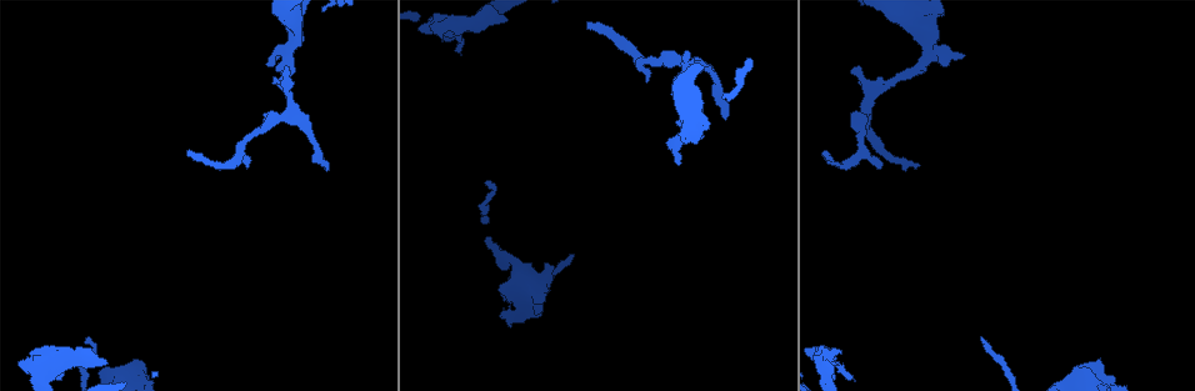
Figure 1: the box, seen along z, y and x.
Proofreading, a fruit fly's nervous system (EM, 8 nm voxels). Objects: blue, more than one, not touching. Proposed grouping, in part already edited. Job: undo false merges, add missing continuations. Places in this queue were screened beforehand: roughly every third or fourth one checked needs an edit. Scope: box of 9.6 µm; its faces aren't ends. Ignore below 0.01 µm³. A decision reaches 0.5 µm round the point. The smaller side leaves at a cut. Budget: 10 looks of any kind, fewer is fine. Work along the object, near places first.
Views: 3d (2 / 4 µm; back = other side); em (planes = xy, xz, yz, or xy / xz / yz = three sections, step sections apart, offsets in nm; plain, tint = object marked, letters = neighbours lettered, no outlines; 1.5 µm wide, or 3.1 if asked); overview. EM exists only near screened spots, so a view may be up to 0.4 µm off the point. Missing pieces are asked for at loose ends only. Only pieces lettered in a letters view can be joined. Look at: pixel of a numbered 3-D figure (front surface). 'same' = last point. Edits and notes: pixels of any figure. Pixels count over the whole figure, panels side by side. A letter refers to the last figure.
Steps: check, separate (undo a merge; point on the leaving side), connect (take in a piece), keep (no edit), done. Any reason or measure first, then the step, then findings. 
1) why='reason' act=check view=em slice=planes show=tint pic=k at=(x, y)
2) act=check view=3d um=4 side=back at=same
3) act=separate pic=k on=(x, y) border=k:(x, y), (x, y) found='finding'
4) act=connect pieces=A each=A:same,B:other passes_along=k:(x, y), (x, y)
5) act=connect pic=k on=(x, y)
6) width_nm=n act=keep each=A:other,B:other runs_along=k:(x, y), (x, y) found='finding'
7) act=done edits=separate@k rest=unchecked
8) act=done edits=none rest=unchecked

why='an open end' act=check view=3d um=4 side=back pic=1 at=(106, 362)

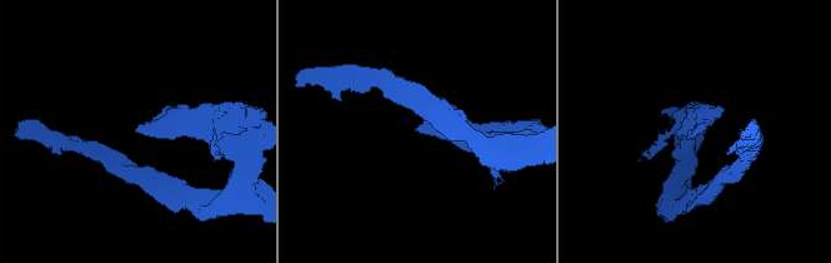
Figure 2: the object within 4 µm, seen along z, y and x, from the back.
why='now the EM' act=check view=em slice=xz step=8 show=letters pic=2 at=(697, 129)

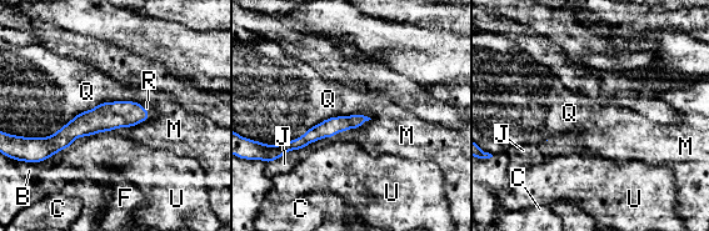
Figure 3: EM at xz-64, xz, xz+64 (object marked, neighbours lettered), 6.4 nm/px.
width_nm=110 act=connect pieces=R each=B:other,C:other,F:other,J:other,M:other,Q:other,R:same,U:other passes_along=3:(113, 115), (148, 111), (153, 111) found='it goes on there'

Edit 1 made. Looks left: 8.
act=check view=overview

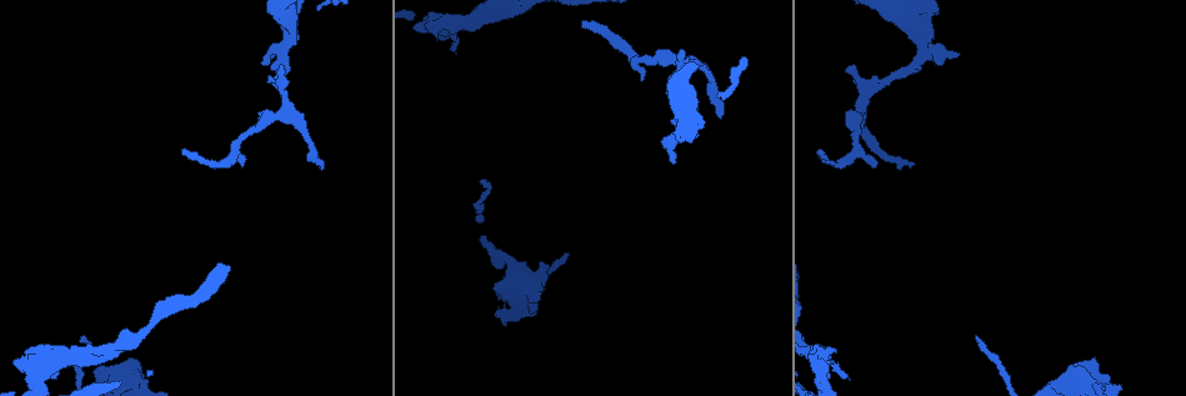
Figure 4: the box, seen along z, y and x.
why='free end' act=check view=em slice=planes show=letters pic=4 at=(581, 21)

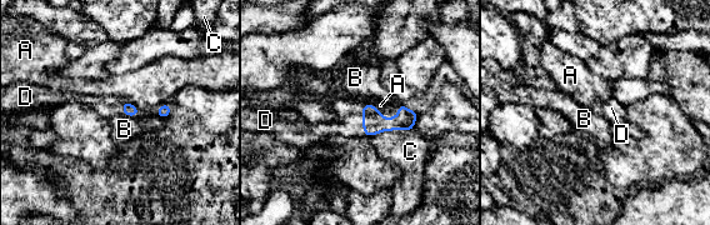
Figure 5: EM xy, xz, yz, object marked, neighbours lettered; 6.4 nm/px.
act=connect pieces=D each=A:other,B:other,C:other,D:same passes_along=5:(373, 123), (363, 124), (350, 125) found='it goes on there'

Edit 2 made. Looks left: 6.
act=check view=em slice=planes show=plain pic=4 at=(320, 164)

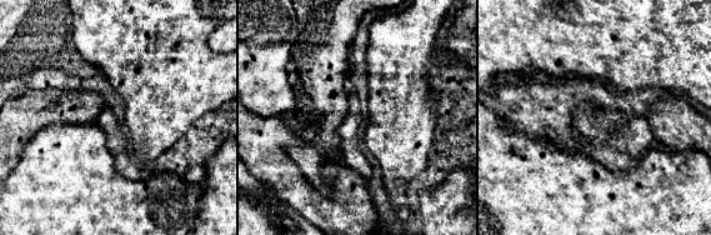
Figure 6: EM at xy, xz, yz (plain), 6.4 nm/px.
act=check view=em slice=planes show=letters at=same

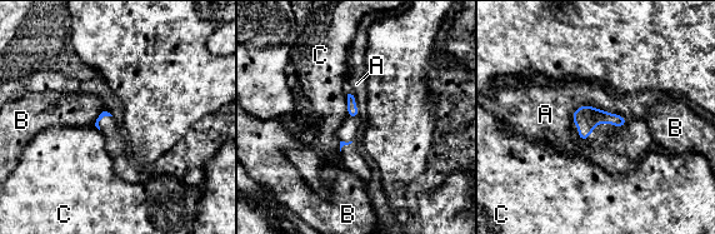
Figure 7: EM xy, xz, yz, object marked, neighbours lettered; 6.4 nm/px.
longest_contact=C:140nm act=keep each=A:other,B:other,C:other found='no lettered piece goes on from it'

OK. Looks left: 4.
why='free end' act=check view=3d um=4 pic=4 at=(876, 166)

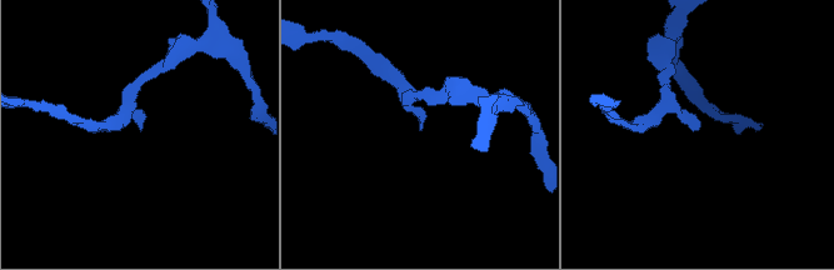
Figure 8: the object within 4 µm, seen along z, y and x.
act=check view=em slice=planes show=plain pic=8 at=(699, 126)

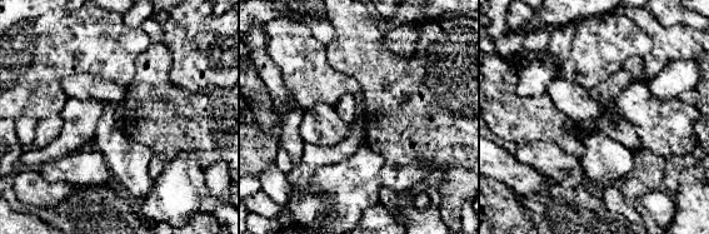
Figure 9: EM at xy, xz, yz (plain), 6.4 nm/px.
why='see the neighbours' act=check view=em slice=planes show=letters at=same

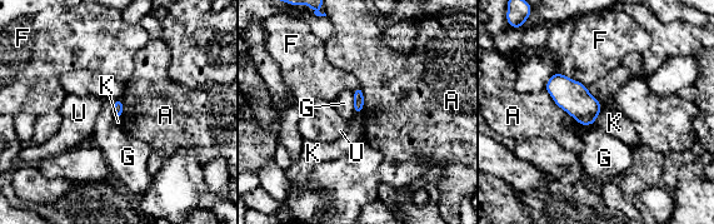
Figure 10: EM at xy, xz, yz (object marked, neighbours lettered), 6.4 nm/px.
longest_contact=A:180nm act=keep each=A:other,F:other,G:other,K:other,U:other found='none of them fits'

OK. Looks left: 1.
act=done edits=connect@3,connect@5 rest=unchecked

